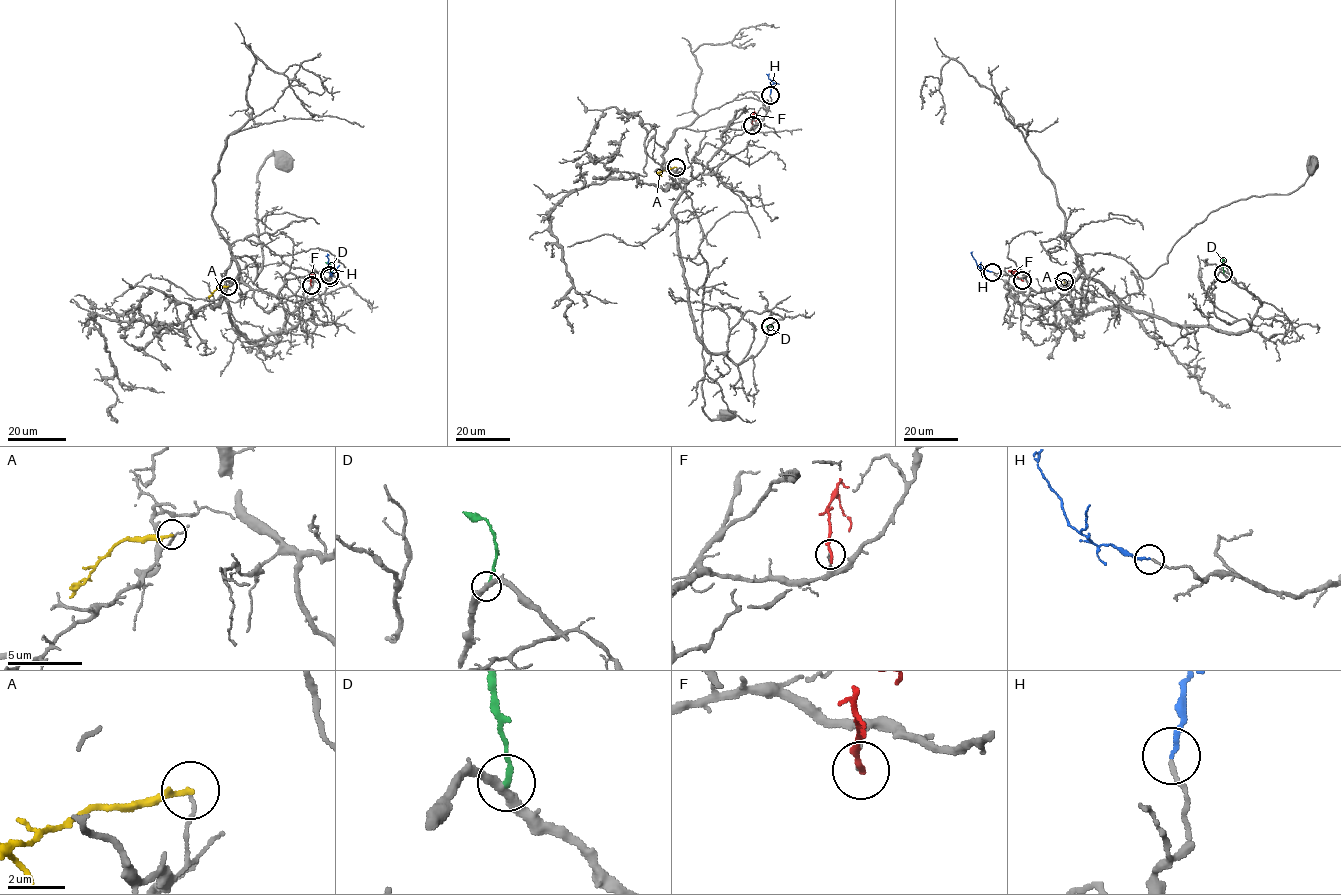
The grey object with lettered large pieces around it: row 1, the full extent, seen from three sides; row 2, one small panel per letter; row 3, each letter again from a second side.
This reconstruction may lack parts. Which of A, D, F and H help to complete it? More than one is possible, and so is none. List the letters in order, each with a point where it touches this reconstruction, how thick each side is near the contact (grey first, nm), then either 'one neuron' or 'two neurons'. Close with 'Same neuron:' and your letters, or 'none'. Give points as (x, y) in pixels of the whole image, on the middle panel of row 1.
A: contact (676, 167); calibres 110 and 200 nm; two neurons
D: contact (770, 326); calibres 320 and 190 nm; two neurons
F: contact (752, 125); calibres 80 and 200 nm; two neurons
H: contact (770, 95); calibres 140 and 160 nm; one neuron
Same neuron: H

